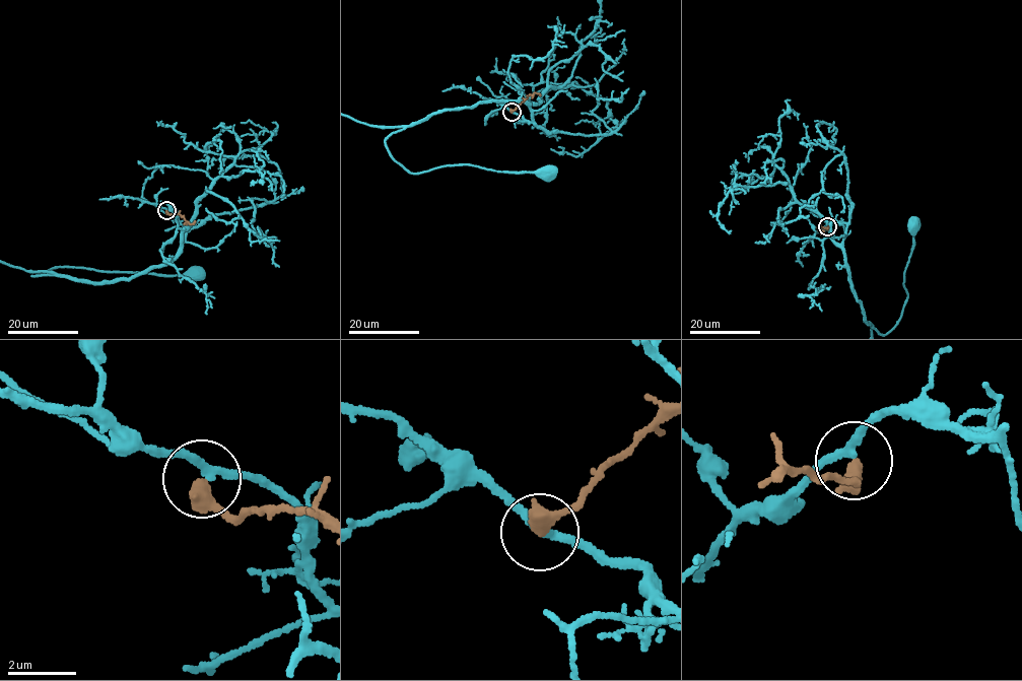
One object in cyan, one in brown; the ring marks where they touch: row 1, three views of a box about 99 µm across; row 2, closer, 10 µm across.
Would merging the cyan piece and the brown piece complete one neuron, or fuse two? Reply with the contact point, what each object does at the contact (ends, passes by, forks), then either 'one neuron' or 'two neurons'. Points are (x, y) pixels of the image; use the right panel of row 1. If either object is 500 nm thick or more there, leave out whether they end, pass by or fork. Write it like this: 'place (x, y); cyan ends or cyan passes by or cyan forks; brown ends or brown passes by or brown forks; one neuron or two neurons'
place (827, 226); cyan passes by; brown ends; two neurons

